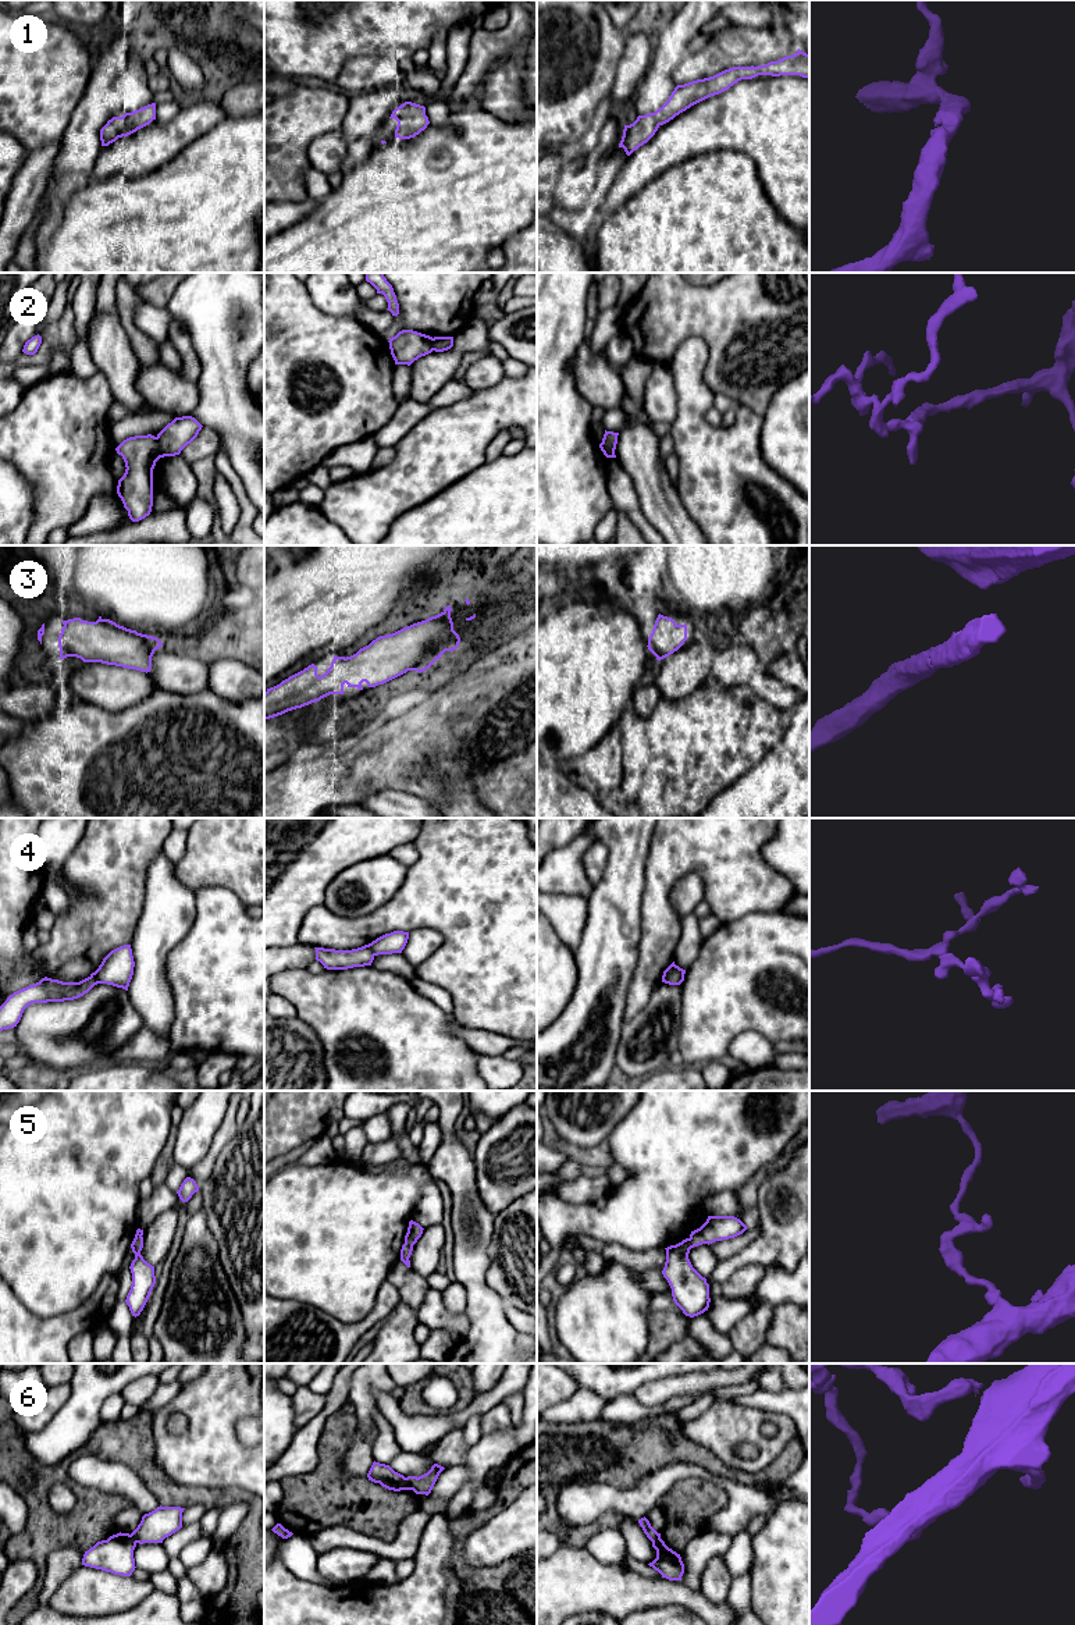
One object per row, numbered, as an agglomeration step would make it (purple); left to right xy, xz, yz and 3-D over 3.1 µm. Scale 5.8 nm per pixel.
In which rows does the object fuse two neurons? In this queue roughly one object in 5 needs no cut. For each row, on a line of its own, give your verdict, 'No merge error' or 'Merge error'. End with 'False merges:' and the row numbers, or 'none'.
1: No merge error
2: Merge error
3: No merge error
4: Merge error
5: Merge error
6: Merge error
False merges: 2, 4, 5, 6

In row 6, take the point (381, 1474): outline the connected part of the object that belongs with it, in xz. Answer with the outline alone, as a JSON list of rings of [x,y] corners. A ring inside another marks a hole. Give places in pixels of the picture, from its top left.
[[[373,1462],[369,1473],[369,1480],[380,1483],[382,1487],[394,1491],[410,1490],[406,1478],[395,1472],[389,1465]]]

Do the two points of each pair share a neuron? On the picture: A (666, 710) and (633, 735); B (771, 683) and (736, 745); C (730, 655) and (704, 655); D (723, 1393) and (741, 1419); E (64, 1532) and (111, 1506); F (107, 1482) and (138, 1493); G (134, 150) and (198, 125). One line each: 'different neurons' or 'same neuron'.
A: different neurons
B: different neurons
C: different neurons
D: different neurons
E: same neuron
F: same neuron
G: same neuron

